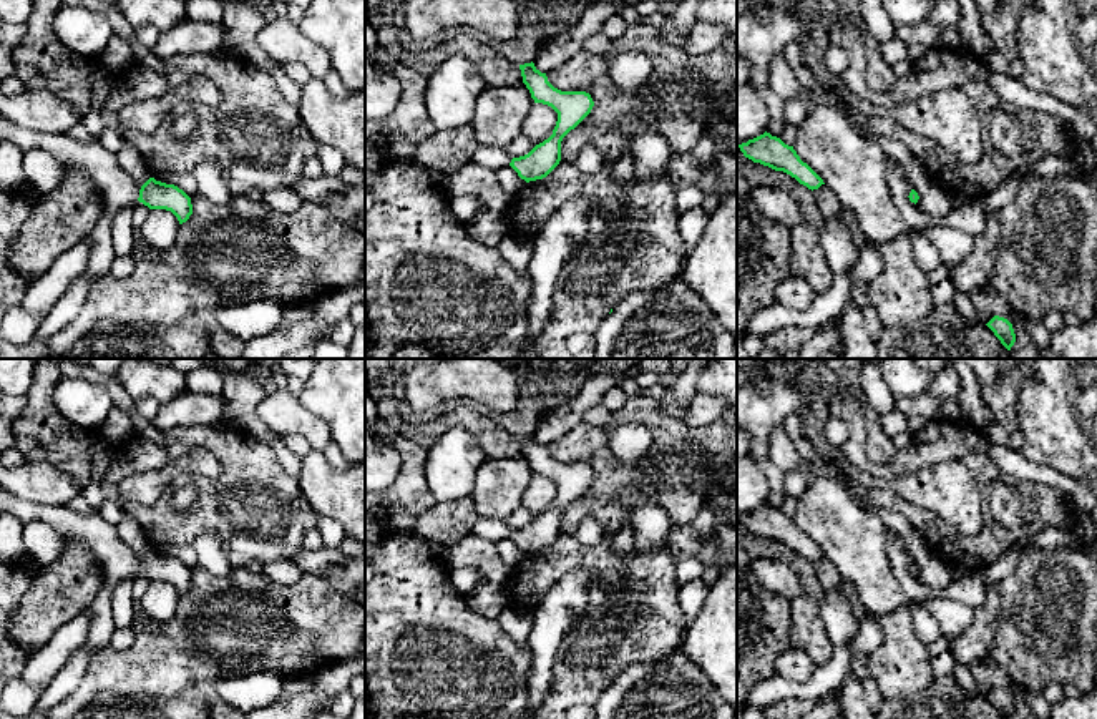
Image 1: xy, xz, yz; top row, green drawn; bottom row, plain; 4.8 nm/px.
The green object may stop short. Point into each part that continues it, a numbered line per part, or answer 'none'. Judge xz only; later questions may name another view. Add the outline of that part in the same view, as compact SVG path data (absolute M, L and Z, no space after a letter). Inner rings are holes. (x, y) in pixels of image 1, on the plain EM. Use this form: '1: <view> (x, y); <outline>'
1: xz (493, 530); M478 516L473 525L473 533L480 538L491 541L491 543L496 543L503 538L509 538L511 531L513 530L508 526L506 521L496 520L496 518Z

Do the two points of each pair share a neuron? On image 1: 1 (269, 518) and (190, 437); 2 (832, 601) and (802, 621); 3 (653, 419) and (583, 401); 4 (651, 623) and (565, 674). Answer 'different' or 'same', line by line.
1: same
2: different
3: different
4: same

